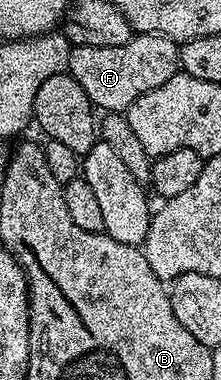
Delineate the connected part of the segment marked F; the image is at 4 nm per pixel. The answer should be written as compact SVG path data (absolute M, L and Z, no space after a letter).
M133 34L126 45L106 45L105 47L72 47L68 58L67 74L82 85L82 93L91 101L93 108L104 113L127 112L138 97L166 85L170 77L178 73L180 48L177 40L161 35Z

